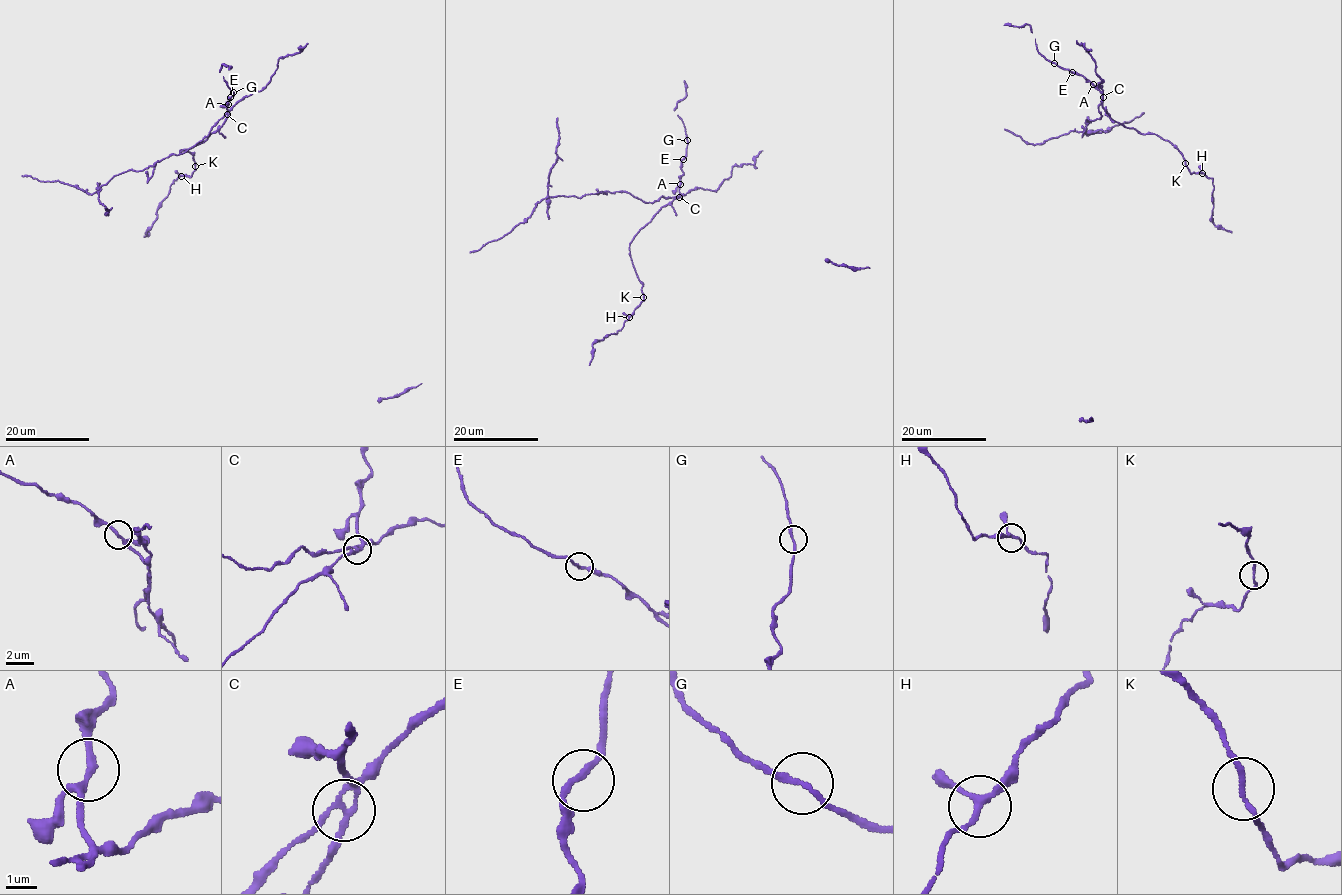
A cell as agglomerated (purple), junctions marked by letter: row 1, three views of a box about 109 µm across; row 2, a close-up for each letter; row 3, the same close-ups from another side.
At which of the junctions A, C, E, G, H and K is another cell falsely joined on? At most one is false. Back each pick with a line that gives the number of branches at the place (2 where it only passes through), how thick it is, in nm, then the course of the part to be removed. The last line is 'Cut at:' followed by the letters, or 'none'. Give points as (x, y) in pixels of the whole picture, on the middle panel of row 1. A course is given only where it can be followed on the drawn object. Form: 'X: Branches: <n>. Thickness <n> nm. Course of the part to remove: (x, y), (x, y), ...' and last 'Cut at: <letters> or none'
C: Branches: 3. Thickness 170 nm. Course of the part to remove: (679, 196), (646, 203), (617, 191), (542, 199), (532, 213), (508, 233), (470, 252)
Cut at: C

